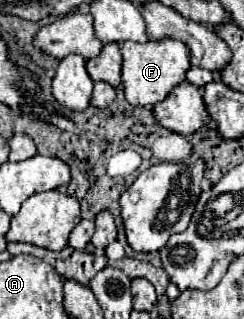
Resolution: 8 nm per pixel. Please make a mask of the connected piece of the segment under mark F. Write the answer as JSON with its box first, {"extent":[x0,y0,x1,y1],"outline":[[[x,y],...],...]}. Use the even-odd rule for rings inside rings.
{"extent":[120,39,192,107],"outline":[[[162,39],[162,41],[148,41],[148,43],[124,41],[120,49],[124,57],[122,83],[126,91],[126,101],[136,107],[150,107],[166,99],[166,95],[176,85],[186,81],[186,71],[192,67],[190,51],[186,51],[186,45],[176,39]]]}

